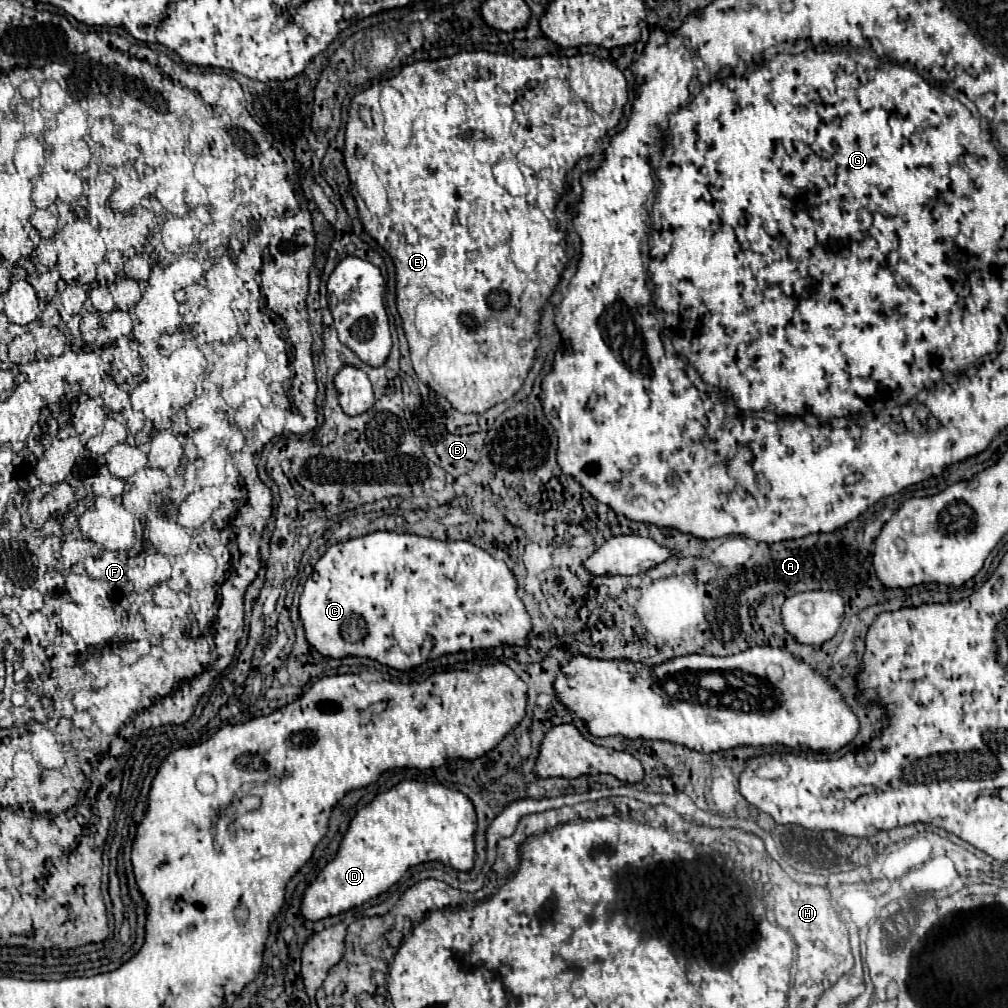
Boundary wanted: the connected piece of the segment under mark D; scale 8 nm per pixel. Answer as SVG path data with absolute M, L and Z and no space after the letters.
M403 781L379 793L349 823L337 857L325 865L317 879L305 889L301 913L319 921L385 893L409 867L439 861L455 871L471 871L475 859L475 807L461 791L439 783Z

